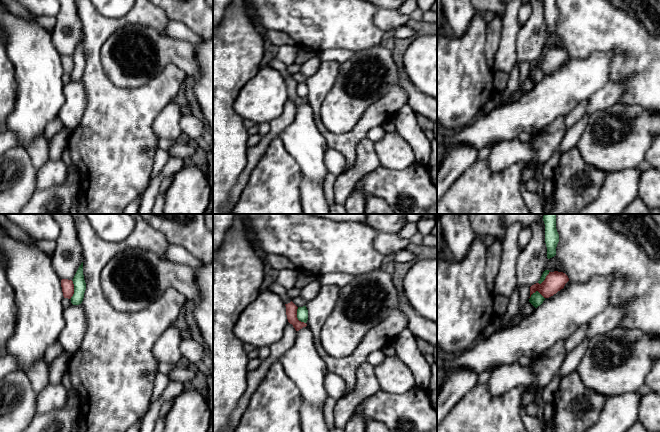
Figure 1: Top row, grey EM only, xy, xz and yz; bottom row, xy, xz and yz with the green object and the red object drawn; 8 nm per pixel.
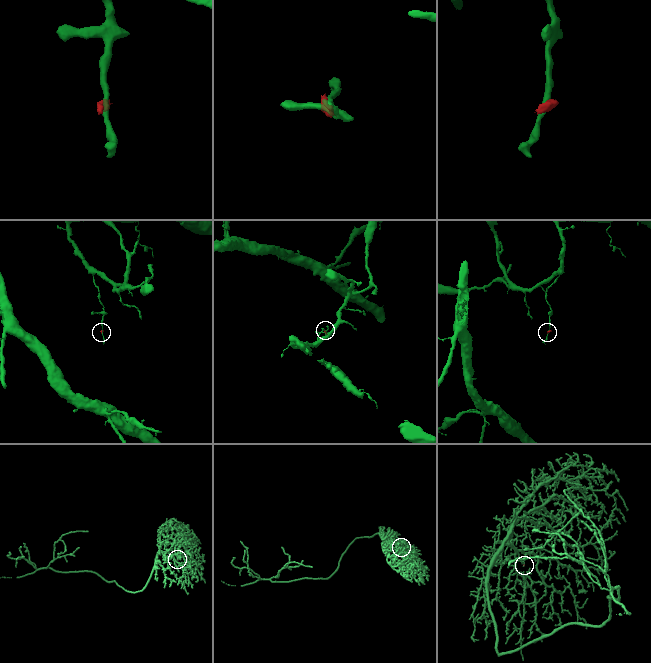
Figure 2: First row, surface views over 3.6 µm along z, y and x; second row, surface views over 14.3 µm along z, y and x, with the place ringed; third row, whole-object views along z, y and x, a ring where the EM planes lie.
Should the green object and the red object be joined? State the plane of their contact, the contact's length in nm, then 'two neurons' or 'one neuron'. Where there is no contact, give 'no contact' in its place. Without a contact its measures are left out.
contact in xz; length 150 nm; two neurons

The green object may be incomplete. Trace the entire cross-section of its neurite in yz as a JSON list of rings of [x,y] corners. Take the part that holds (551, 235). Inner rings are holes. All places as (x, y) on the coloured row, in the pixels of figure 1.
[[[544,214],[543,221],[545,224],[547,258],[550,259],[556,255],[556,247],[559,242],[559,234],[556,229],[556,214]]]

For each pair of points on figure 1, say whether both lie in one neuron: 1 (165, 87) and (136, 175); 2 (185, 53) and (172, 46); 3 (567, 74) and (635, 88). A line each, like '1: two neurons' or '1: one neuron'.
1: one neuron
2: one neuron
3: two neurons

